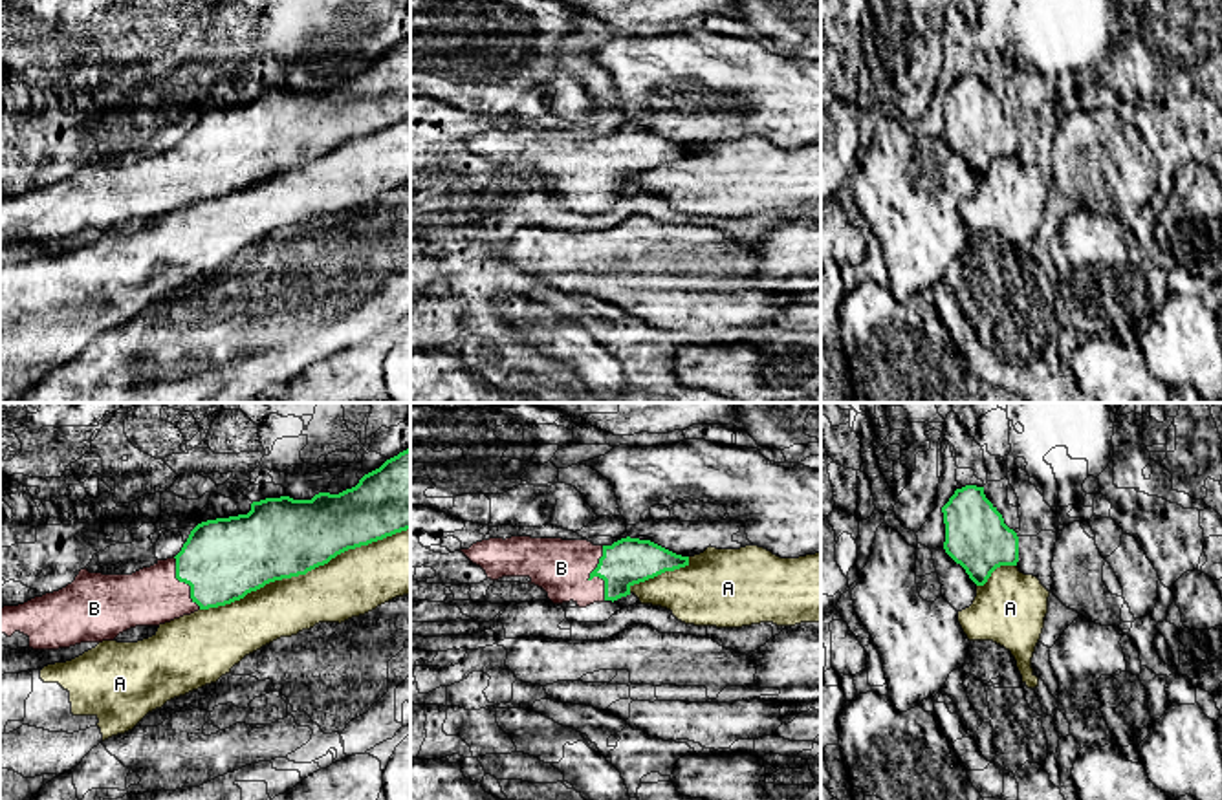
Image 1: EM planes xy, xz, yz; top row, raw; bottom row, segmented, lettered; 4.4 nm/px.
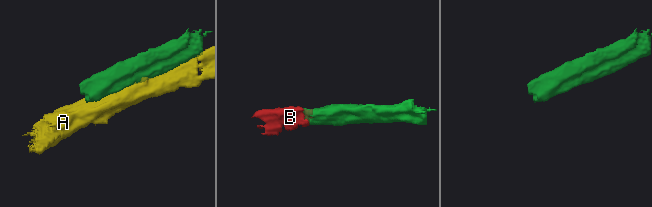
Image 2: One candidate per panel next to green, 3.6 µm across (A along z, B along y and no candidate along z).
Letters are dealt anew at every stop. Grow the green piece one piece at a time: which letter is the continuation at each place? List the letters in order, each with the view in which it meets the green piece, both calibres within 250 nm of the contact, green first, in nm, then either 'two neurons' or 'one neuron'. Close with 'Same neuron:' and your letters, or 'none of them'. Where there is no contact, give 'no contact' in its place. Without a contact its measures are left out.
A: xy | 360/280 nm | two neurons
B: xz | 200/240 nm | one neuron
Same neuron: B

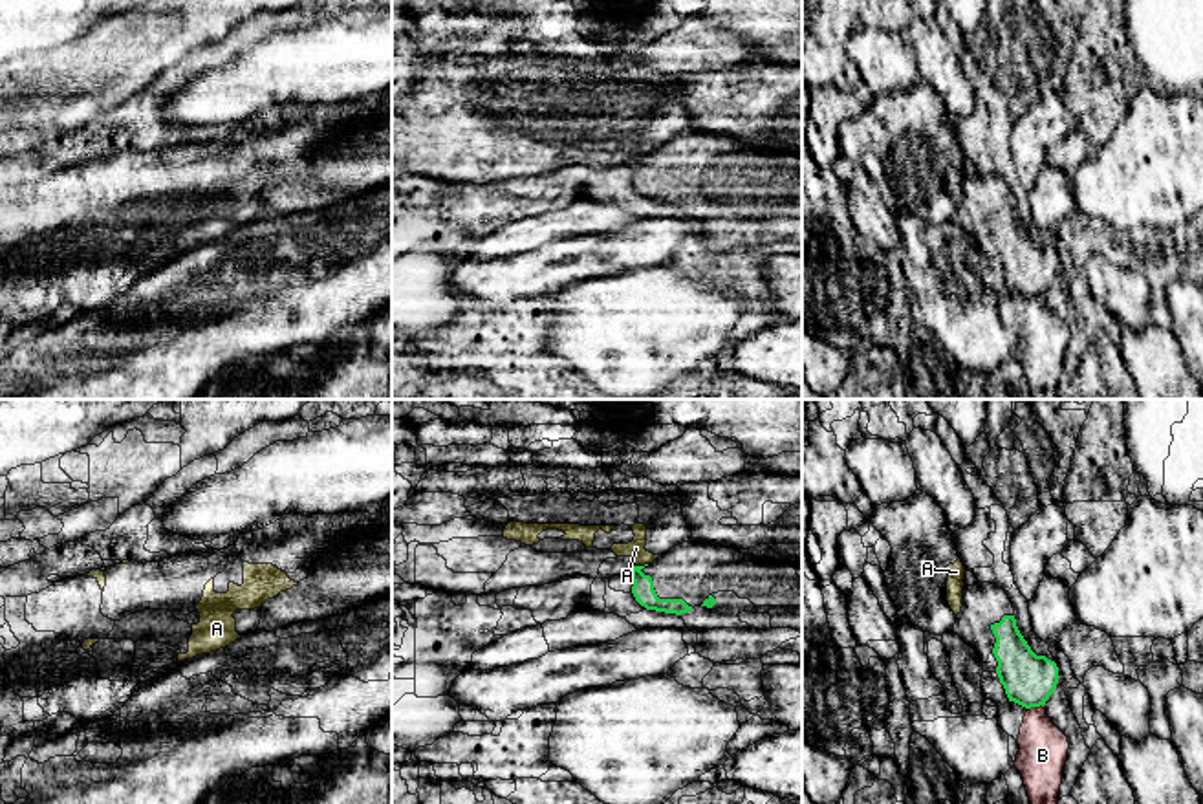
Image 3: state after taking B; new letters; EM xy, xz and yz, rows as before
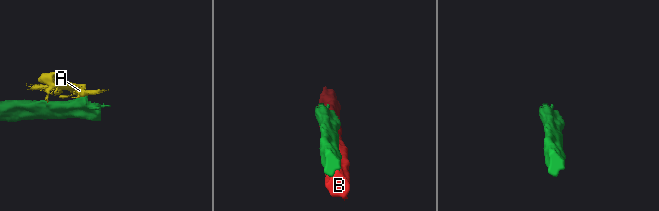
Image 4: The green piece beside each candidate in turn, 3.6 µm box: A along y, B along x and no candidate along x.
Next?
A: xz | 100/80 nm | two neurons
B: yz | 220/220 nm | two neurons
Same neuron: none of them

